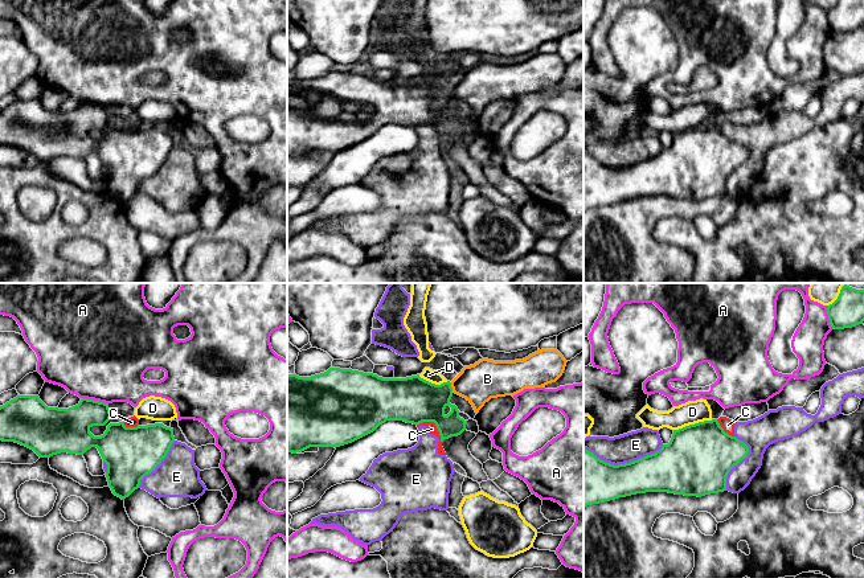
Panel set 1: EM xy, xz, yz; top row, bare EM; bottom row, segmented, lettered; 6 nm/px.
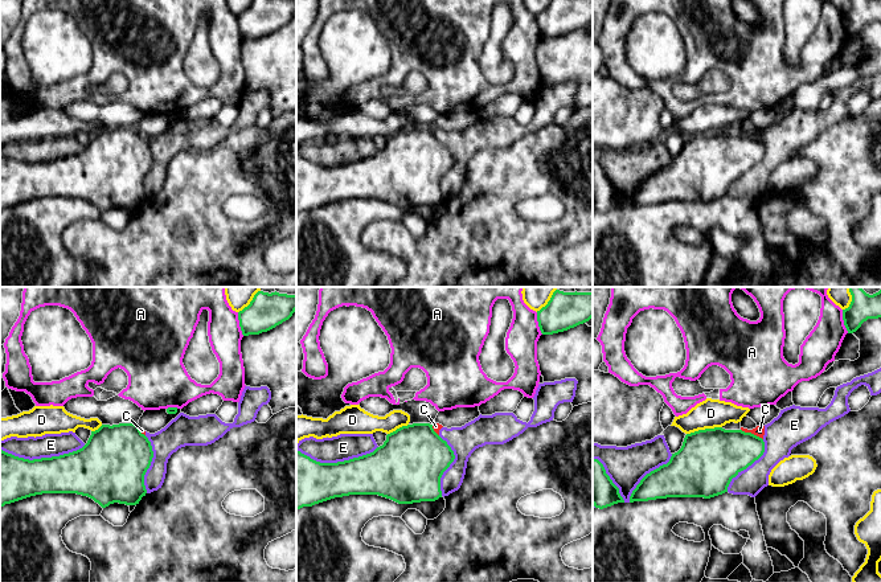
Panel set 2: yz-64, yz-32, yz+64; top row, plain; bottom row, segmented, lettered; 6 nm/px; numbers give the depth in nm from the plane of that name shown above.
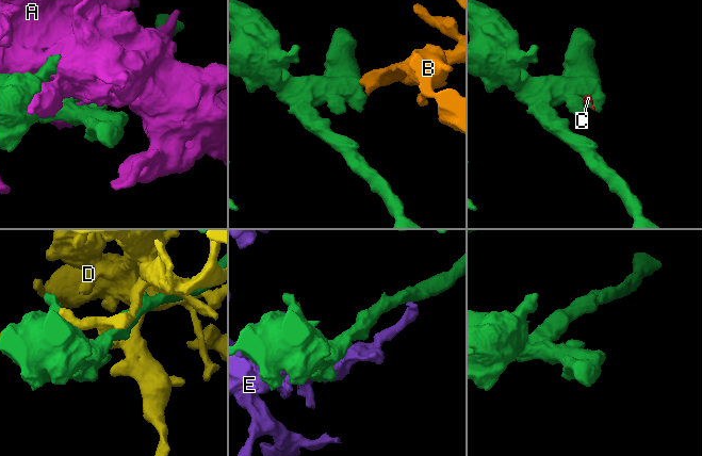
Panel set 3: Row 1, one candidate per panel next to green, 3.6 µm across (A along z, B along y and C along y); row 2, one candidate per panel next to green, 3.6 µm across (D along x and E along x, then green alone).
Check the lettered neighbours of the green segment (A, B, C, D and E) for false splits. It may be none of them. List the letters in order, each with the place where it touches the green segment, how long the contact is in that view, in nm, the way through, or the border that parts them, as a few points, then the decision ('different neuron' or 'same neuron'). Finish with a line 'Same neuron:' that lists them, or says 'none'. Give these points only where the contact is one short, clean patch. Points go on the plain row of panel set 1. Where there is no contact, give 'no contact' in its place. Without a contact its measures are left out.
A: xy (95, 105) | 170 nm | different neuron
B: xz (451, 91) | 70 nm | across xz (413, 103), (432, 103), (451, 91), (480, 86), (487, 82) | same neuron
C: xz (435, 128) | 190 nm | along xz (417, 127), (433, 126), (441, 146) | different neuron
D: yz (692, 128) | 240 nm | different neuron
E: yz (625, 167) | 480 nm | different neuron
Same neuron: B

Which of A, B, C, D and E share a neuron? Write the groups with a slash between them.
A / B / C E / D

